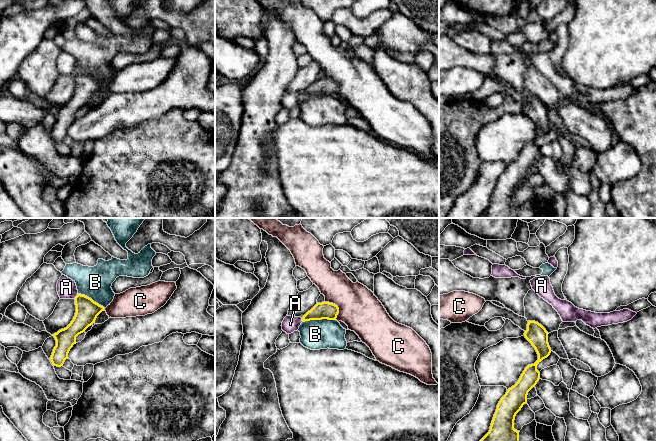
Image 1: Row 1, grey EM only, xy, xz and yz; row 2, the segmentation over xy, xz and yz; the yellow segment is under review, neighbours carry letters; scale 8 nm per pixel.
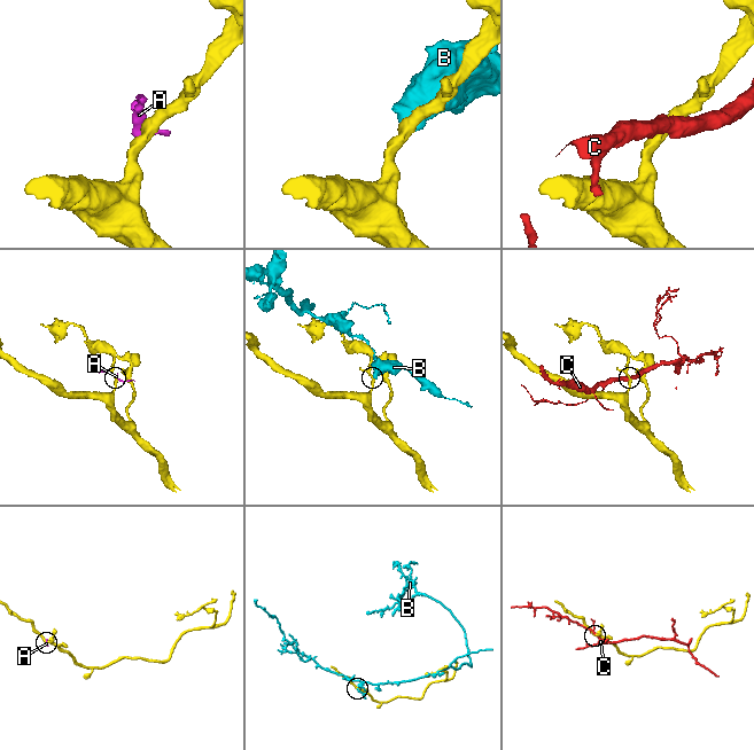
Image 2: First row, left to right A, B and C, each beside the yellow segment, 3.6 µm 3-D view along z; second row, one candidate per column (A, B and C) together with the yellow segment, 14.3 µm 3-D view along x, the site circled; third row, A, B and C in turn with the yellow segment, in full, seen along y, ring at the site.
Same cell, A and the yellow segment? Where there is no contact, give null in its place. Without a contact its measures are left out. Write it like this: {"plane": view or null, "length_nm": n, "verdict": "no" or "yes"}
{"plane": "xy", "length_nm": 50, "verdict": "no"}

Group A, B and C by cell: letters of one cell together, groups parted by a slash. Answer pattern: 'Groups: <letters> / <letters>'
Groups: A / B / C

